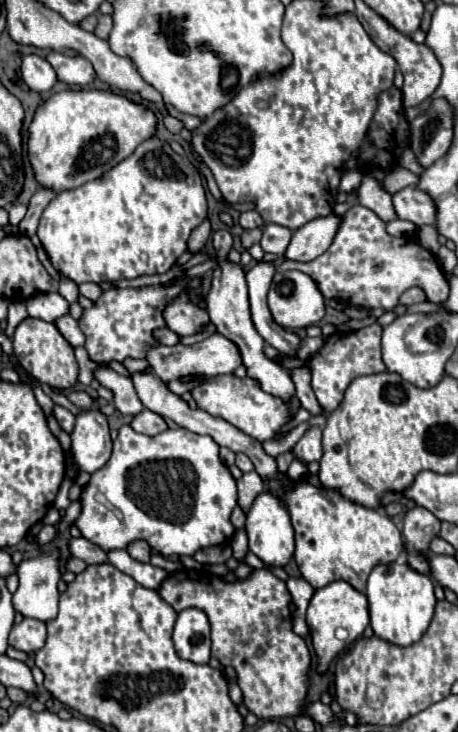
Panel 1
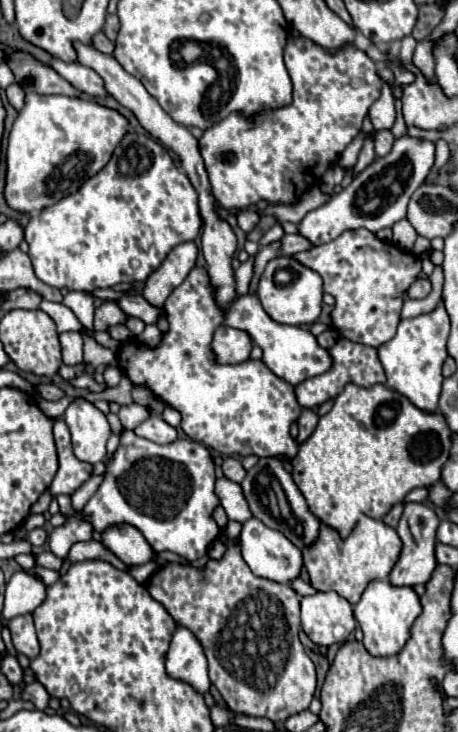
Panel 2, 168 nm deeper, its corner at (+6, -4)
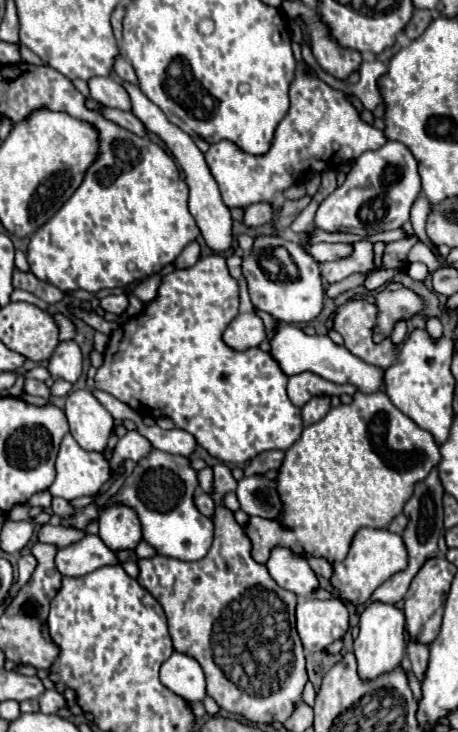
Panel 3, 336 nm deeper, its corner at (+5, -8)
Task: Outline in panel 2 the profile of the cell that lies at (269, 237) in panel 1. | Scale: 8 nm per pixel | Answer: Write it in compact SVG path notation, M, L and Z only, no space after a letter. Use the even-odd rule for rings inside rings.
M283 235L283 239L281 239L283 255L295 255L301 251L309 251L311 247L313 247L313 243L307 243L307 239L303 239L303 235Z

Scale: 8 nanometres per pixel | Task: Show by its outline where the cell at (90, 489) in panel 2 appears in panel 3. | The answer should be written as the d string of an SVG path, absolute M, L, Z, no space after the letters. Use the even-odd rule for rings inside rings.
M134 429L134 431L128 431L114 447L114 455L112 455L112 471L118 469L124 461L138 461L142 457L146 457L148 453L152 451L152 445Z

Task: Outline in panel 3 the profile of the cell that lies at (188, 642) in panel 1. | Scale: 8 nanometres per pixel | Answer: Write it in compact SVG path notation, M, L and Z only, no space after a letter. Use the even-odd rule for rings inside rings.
M174 651L170 659L164 661L160 669L160 681L190 703L206 697L206 675L200 663L186 653Z

